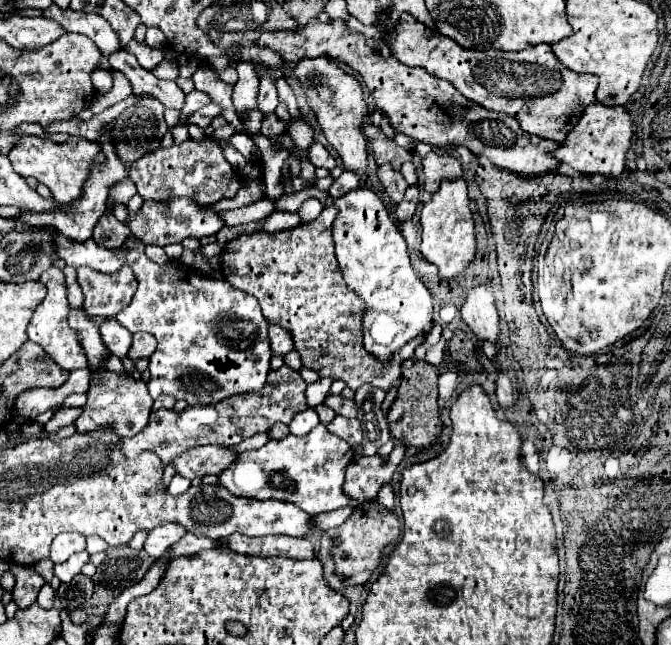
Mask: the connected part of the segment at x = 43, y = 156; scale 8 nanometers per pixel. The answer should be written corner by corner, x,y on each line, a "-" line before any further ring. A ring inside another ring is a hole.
25,135
19,141
19,145
15,145
9,151
9,159
13,163
13,169
21,177
35,177
39,183
47,185
57,203
71,203
81,197
85,179
91,173
91,165
103,163
103,151
97,141
89,141
89,139
77,139
75,143
69,143
69,141
53,143
47,137

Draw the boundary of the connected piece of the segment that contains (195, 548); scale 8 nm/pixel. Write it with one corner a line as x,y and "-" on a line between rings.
187,533
179,543
175,543
171,547
171,559
179,557
179,555
195,555
203,549
211,549
215,547
217,543
213,539
207,539
207,537
199,537
199,535
191,535

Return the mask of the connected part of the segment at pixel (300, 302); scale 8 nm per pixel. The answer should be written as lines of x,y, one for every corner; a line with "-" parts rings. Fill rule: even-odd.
323,207
317,219
299,223
287,231
253,231
239,235
223,249
223,277
233,287
255,295
269,323
279,323
291,331
295,349
299,351
305,367
319,371
321,377
341,379
353,391
363,383
389,391
391,385
401,381
401,363
413,357
415,347
423,343
425,335
419,335
407,343
399,353
395,353
391,363
379,363
363,351
363,331
359,331
359,323
363,321
363,305
343,283
343,275
335,259
331,237
331,223
335,217
335,207

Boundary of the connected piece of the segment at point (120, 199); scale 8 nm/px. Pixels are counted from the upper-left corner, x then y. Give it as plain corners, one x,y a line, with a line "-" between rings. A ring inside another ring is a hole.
131,179
119,181
119,183
113,187
111,195
109,195
109,203
127,203
135,193
137,193
137,191
135,191
135,183
133,183

